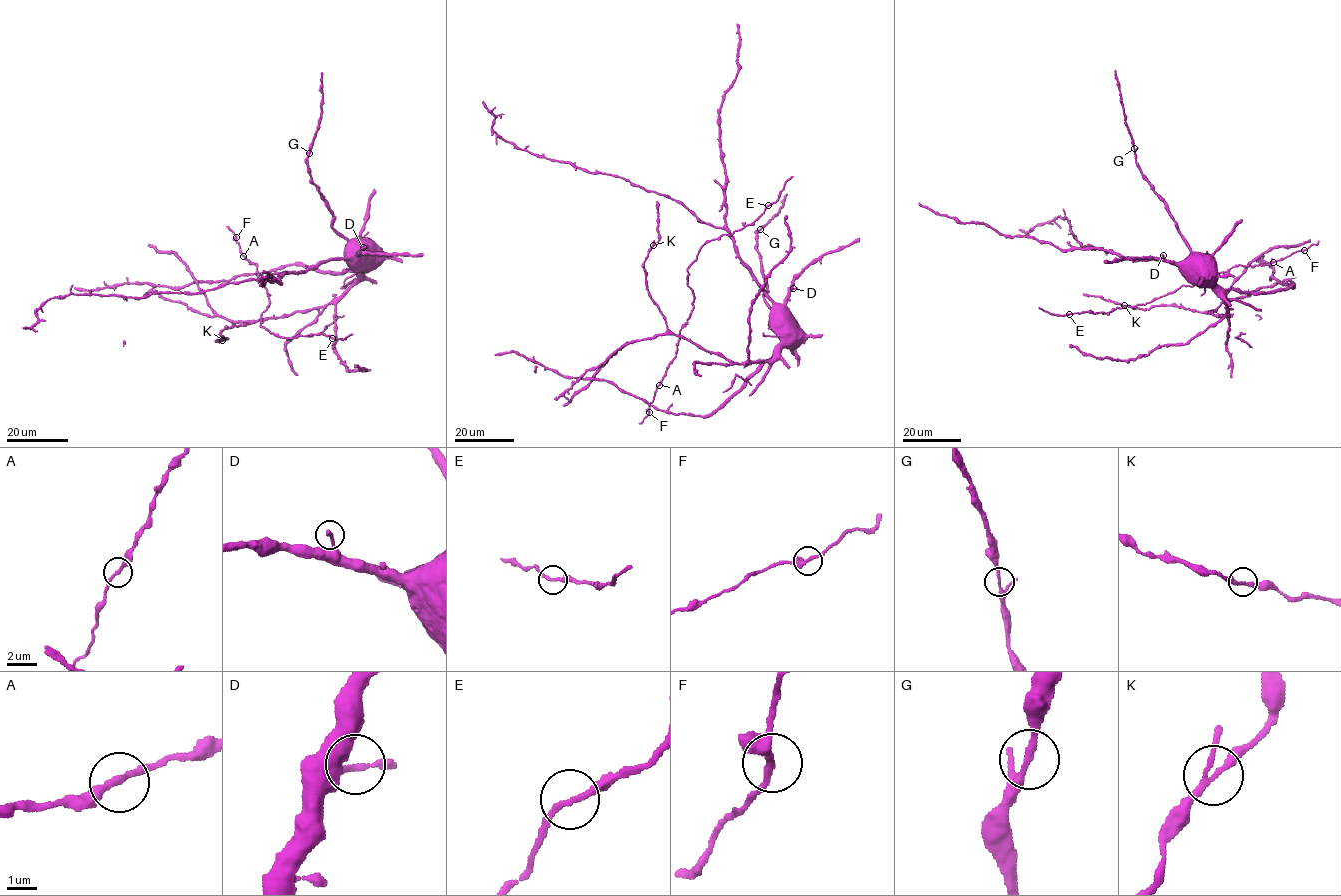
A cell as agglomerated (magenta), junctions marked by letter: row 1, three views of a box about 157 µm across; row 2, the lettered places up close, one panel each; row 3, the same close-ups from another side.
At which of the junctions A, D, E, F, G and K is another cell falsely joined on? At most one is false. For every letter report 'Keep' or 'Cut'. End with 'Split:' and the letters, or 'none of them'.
A: Keep
D: Keep
E: Keep
F: Keep
G: Keep
K: Keep
Split: none of them

